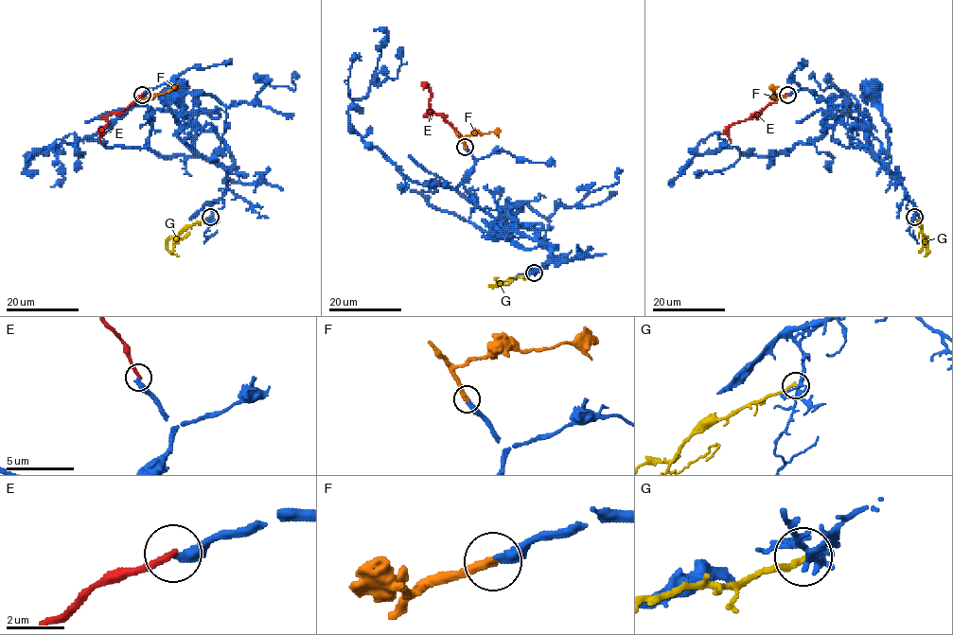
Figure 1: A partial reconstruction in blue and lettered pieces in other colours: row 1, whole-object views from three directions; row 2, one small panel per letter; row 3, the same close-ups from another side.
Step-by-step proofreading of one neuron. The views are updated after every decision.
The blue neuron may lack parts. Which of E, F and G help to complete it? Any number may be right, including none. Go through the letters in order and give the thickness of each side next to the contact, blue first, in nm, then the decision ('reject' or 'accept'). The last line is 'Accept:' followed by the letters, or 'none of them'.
E: 320 nm thick on the blue side, 240 nm on the other; reject
F: 320 nm thick on the blue side, 320 nm on the other; accept
G: 190 nm thick on the blue side, 200 nm on the other; reject
Accept: F

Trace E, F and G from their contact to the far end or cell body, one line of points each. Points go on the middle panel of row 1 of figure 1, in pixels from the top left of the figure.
E: (466, 147), (463, 137), (443, 117), (430, 111), (431, 92), (426, 86), (423, 89)
F: (465, 147), (462, 139), (467, 136), (501, 130)
G: (533, 273), (489, 286), (502, 283)

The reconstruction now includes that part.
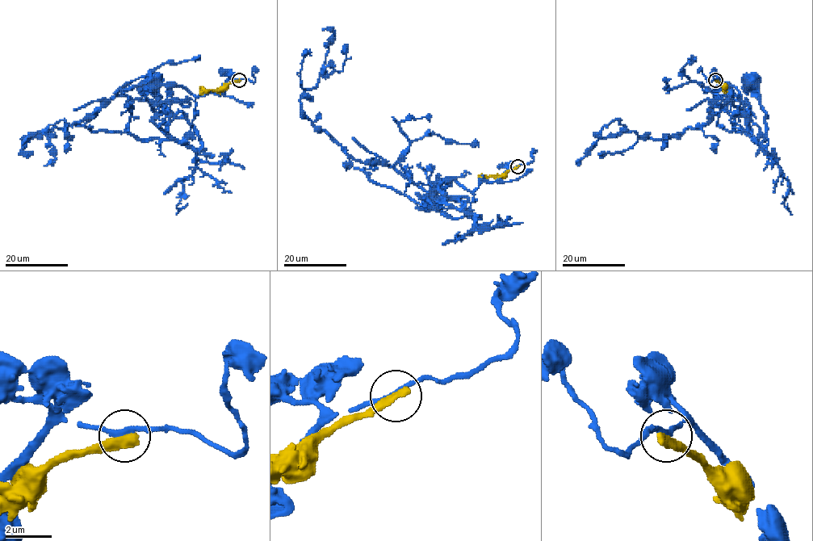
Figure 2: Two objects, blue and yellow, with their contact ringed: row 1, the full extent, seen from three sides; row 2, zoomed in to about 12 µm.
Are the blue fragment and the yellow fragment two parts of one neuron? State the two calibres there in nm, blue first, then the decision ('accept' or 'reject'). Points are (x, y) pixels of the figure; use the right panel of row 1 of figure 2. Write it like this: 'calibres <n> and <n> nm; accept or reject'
calibres 180 and 440 nm; reject

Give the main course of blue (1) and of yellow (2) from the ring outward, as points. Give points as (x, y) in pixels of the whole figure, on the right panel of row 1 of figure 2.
1: (716, 79), (740, 98), (758, 127), (763, 149), (768, 139), (767, 114), (749, 81)
2: (716, 80), (725, 90), (724, 87)

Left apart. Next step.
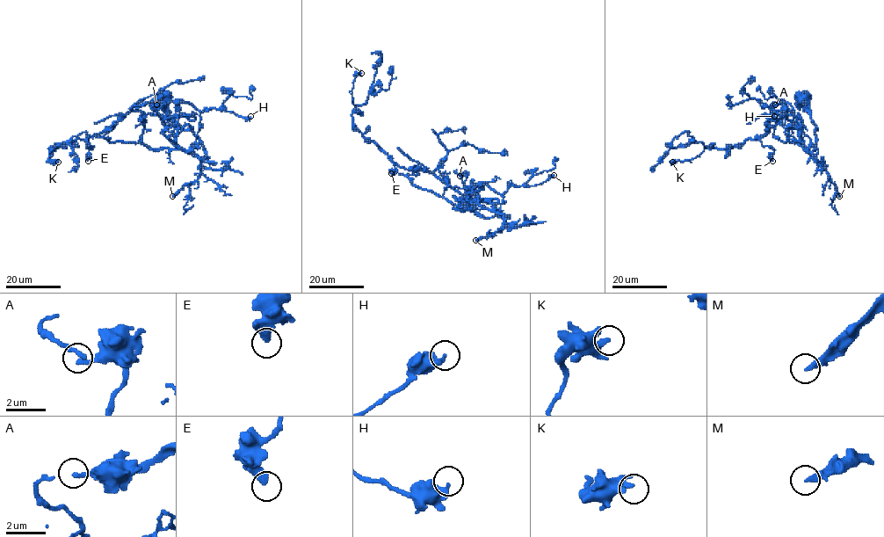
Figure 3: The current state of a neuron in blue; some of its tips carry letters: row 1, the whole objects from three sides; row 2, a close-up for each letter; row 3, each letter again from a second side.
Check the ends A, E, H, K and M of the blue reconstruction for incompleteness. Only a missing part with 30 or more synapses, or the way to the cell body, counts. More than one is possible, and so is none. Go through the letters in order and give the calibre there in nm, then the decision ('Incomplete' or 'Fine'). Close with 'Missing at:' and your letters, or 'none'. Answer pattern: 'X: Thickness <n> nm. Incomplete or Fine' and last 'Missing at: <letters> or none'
A: Thickness 200 nm. Fine
E: Thickness 440 nm. Fine
H: Thickness 320 nm. Fine
K: Thickness 340 nm. Fine
M: Thickness 280 nm. Fine
Missing at: none

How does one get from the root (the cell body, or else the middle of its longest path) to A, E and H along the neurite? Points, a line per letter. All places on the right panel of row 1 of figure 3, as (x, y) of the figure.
A: (801, 98), (817, 126), (817, 153), (814, 157), (800, 139), (801, 120), (787, 113), (783, 105), (775, 105)
E: (801, 98), (817, 153), (800, 139), (800, 119), (775, 111), (760, 137), (772, 161)
H: (801, 98), (817, 126), (817, 153), (814, 157), (814, 148), (796, 116), (785, 108), (782, 116), (774, 116)

